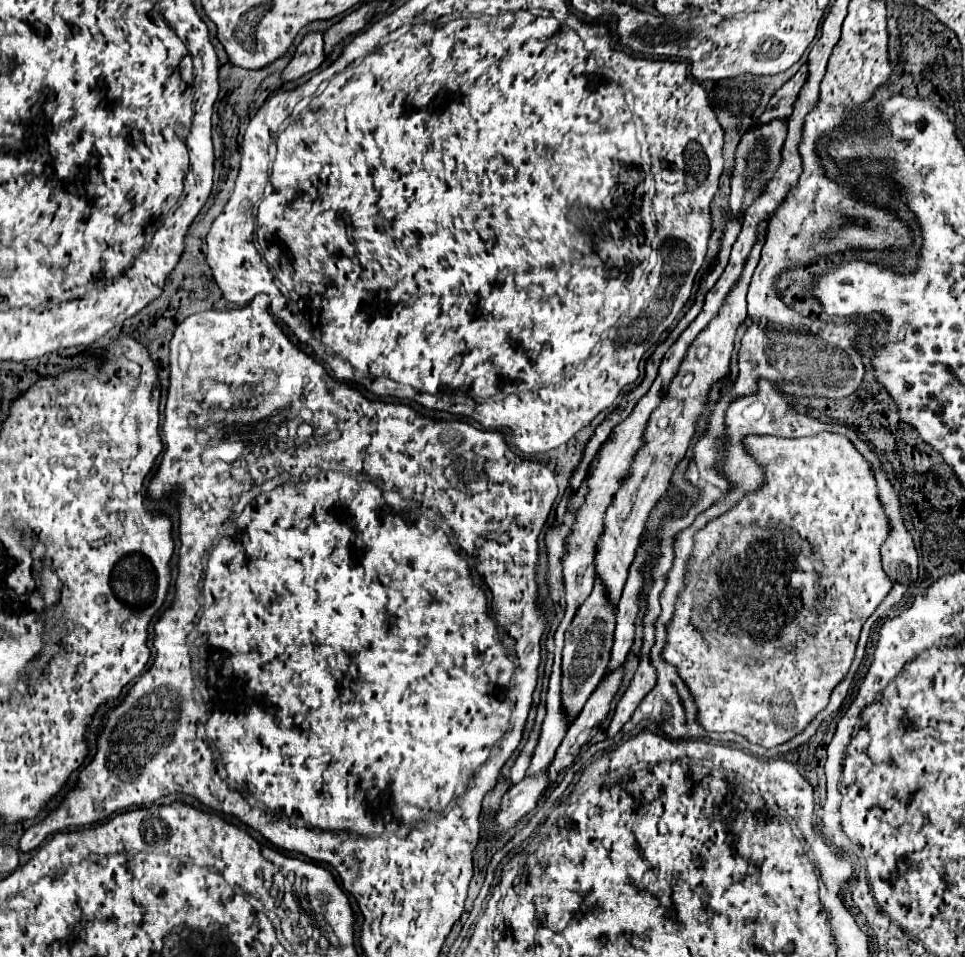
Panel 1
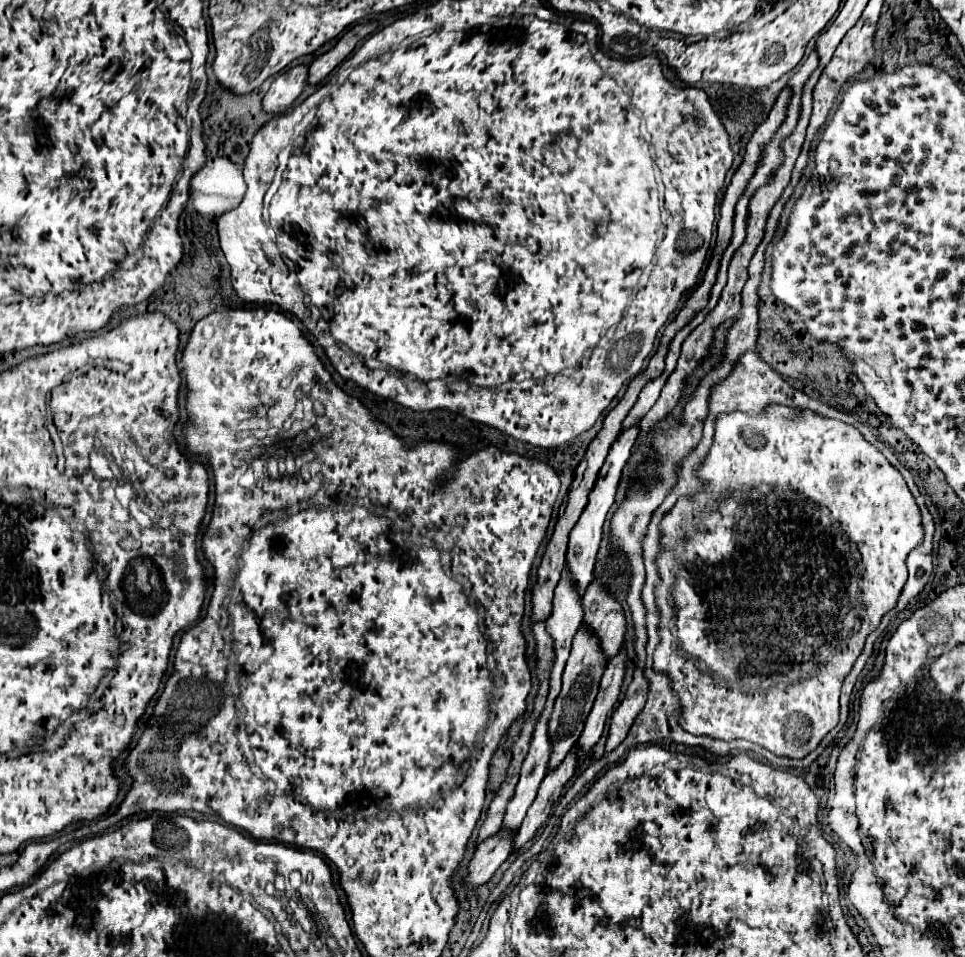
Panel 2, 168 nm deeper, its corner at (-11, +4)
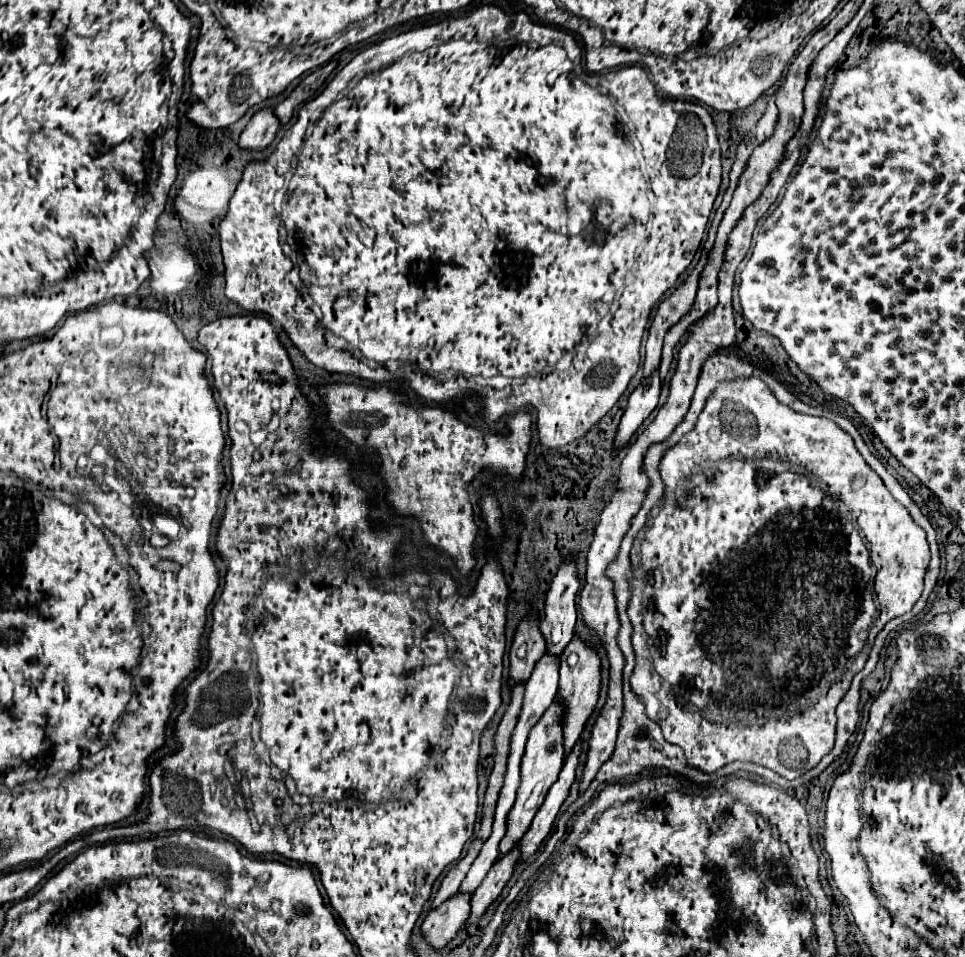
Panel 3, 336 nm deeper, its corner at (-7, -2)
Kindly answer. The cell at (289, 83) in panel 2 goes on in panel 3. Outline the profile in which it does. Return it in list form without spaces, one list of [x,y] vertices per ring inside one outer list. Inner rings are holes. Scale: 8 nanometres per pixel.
[[[270,108],[260,110],[252,116],[252,120],[242,130],[238,148],[244,152],[262,152],[272,144],[278,128],[280,128],[280,124],[278,124],[274,112]]]

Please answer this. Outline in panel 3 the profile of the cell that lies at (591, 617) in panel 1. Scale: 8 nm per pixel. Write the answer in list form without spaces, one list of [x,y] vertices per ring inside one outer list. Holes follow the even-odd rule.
[[[558,700],[544,712],[542,720],[532,728],[530,736],[528,736],[528,742],[526,742],[526,752],[522,756],[522,766],[520,766],[520,776],[522,776],[522,782],[520,782],[520,788],[518,788],[518,794],[516,794],[516,802],[512,806],[512,810],[508,812],[508,818],[506,818],[506,836],[502,838],[500,842],[500,854],[498,854],[498,860],[502,856],[506,856],[518,842],[520,838],[528,832],[538,808],[542,806],[550,786],[556,782],[558,774],[560,774],[560,768],[562,768],[562,760],[564,760],[564,748],[562,748],[562,728],[558,728]]]

